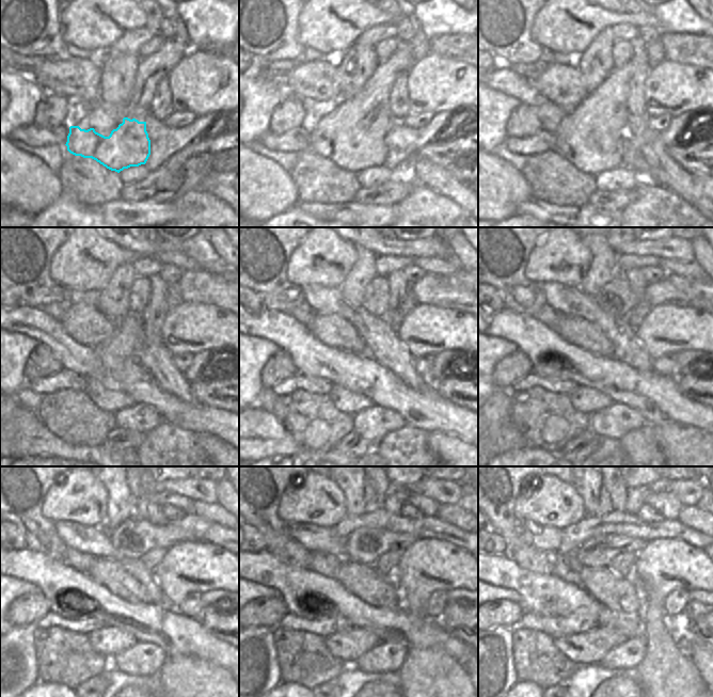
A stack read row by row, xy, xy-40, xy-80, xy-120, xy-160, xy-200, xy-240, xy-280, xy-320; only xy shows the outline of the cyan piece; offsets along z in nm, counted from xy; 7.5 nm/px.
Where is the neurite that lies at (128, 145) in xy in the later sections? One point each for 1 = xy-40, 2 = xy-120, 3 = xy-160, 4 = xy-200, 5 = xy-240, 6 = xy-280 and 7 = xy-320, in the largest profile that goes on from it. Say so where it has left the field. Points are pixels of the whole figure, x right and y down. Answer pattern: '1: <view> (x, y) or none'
1: xy-40 (365, 147)
2: xy-120 (113, 401)
3: xy-160 (344, 399)
4: xy-200 (586, 400)
5: xy-240 (108, 642)
6: xy-280 (348, 646)
7: xy-320 (590, 647)

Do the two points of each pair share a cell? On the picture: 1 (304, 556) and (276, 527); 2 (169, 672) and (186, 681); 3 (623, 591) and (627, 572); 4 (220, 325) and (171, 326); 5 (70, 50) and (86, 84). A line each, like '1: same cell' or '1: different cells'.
1: same cell
2: same cell
3: different cells
4: same cell
5: different cells

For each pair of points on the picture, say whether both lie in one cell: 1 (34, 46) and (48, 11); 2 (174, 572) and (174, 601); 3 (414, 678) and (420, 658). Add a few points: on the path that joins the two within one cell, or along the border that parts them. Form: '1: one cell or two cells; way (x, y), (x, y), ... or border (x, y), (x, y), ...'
1: one cell; way (41, 37), (41, 34), (46, 29), (48, 19)
2: one cell; way (174, 580), (174, 593)
3: one cell; way (420, 672), (420, 663)

